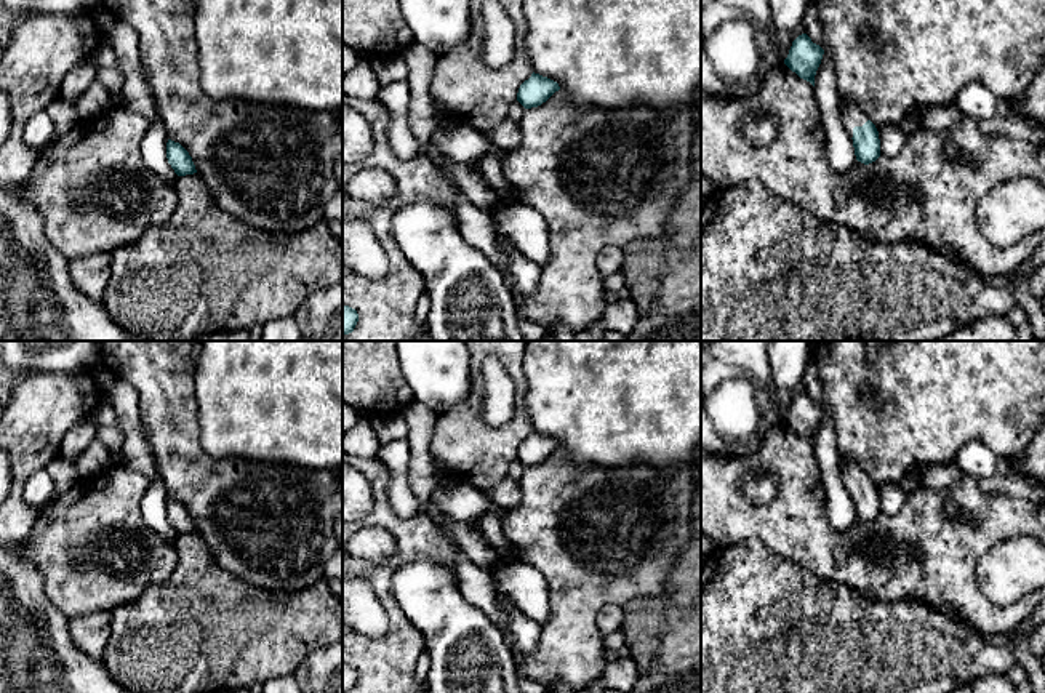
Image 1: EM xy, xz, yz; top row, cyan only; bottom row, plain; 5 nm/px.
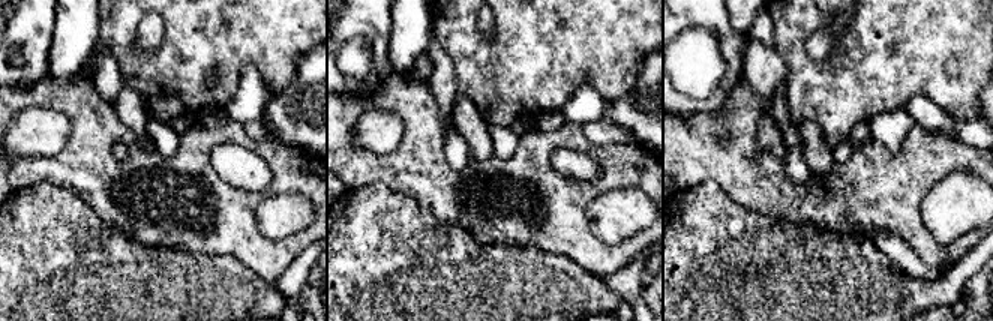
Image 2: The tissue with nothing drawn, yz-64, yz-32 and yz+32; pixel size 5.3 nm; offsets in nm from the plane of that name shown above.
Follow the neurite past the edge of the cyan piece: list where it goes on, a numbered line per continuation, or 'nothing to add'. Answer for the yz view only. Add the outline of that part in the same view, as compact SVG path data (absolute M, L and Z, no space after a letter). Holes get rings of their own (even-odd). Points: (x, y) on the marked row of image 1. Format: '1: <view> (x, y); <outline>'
1: yz (850, 114); M853 102L840 106L840 118L851 138L853 128L863 126L869 120L869 117L863 110L859 110Z

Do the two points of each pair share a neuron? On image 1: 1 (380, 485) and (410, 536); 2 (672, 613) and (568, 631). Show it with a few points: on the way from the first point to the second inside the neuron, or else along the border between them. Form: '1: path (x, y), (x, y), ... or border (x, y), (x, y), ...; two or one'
1: path (380, 498), (381, 508), (397, 524); one
2: border (658, 592), (637, 596), (621, 605); two

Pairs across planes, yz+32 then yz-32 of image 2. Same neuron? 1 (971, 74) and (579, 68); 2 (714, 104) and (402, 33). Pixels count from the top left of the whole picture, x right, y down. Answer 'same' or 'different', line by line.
1: same
2: different

